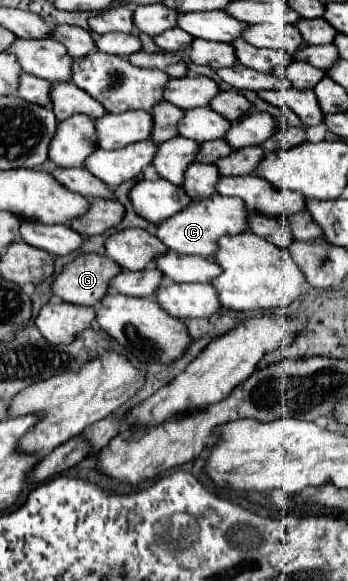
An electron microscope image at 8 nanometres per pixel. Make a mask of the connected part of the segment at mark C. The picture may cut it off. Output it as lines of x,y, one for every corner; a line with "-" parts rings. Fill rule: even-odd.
215,194
207,200
195,200
185,210
161,222
157,230
157,238
165,242
165,246
169,246
173,252
211,258
217,252
217,240
221,236
249,230
249,216
251,214
245,210
245,202
241,202
241,198
229,198
229,196

